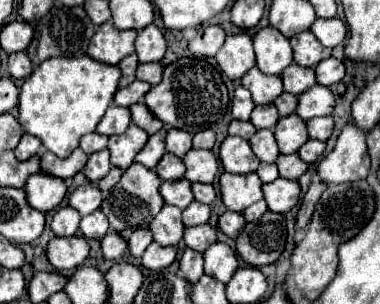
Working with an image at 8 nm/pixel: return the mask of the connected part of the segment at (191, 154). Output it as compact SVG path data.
M188 150L184 156L186 178L190 182L212 182L218 170L218 160L210 150Z

